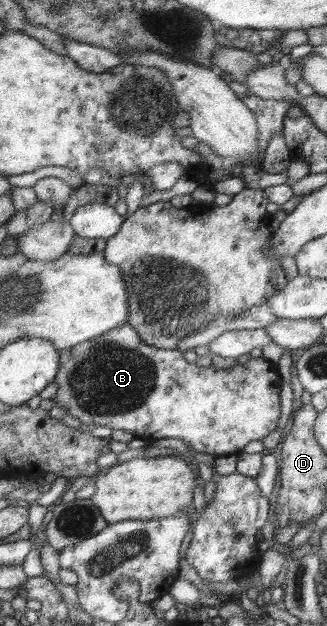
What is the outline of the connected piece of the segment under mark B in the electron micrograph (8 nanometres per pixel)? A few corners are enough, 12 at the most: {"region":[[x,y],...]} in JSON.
{"region":[[130,323],[59,350],[81,424],[214,456],[274,432],[260,356],[200,368]]}

